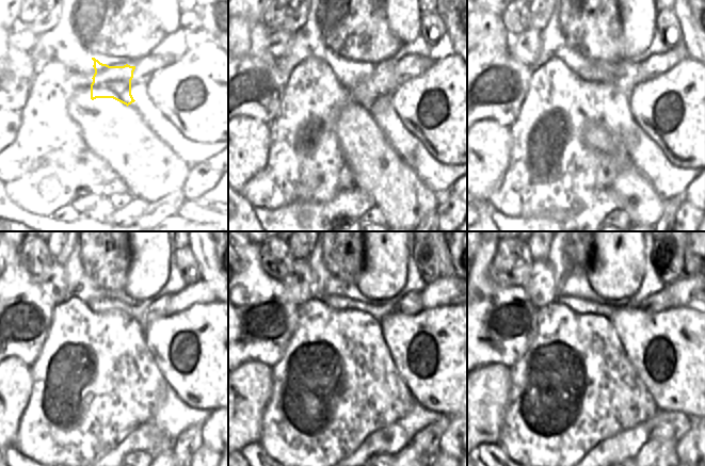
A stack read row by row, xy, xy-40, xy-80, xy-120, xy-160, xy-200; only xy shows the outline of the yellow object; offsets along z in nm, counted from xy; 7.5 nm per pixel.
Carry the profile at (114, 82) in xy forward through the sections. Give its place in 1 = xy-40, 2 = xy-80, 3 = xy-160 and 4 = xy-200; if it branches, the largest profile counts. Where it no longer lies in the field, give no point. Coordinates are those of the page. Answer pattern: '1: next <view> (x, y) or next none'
1: next xy-40 (356, 77)
2: next xy-80 (625, 79)
3: next xy-160 (411, 304)
4: next xy-200 (659, 302)

